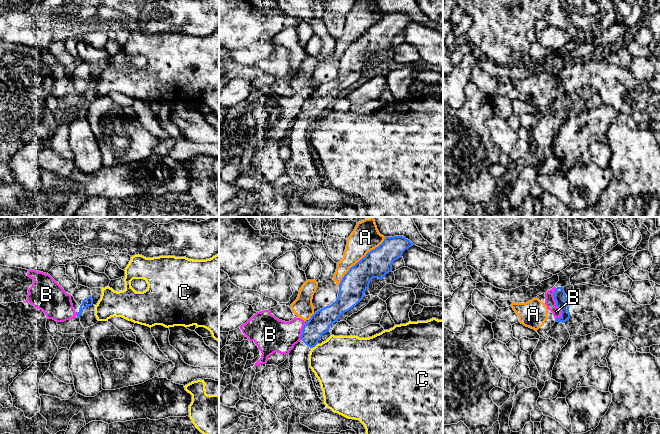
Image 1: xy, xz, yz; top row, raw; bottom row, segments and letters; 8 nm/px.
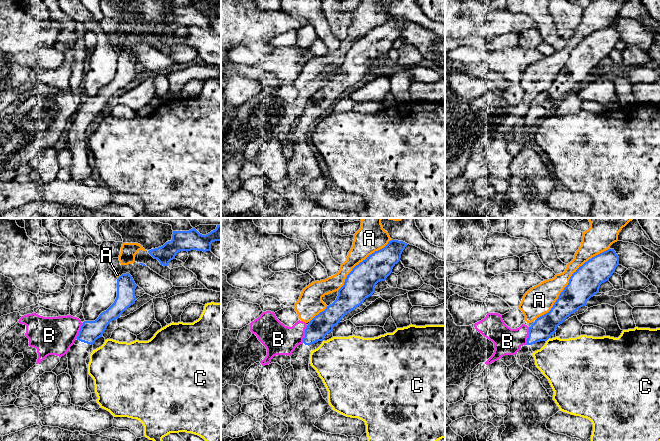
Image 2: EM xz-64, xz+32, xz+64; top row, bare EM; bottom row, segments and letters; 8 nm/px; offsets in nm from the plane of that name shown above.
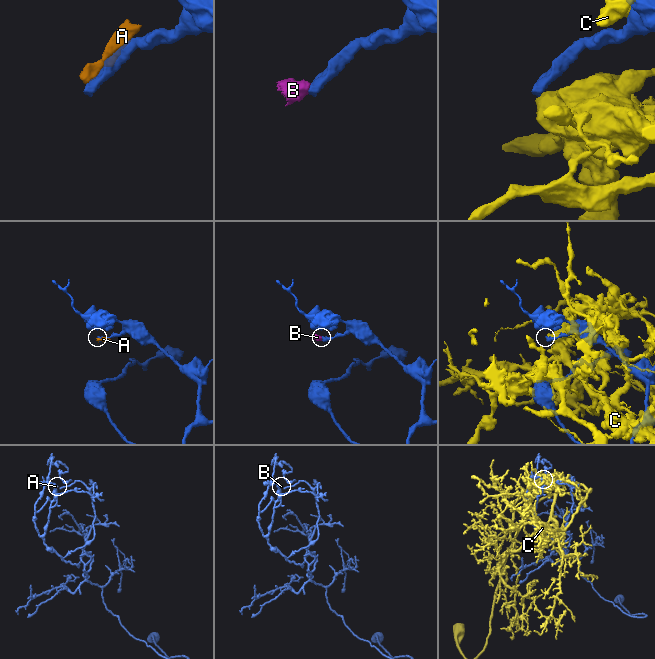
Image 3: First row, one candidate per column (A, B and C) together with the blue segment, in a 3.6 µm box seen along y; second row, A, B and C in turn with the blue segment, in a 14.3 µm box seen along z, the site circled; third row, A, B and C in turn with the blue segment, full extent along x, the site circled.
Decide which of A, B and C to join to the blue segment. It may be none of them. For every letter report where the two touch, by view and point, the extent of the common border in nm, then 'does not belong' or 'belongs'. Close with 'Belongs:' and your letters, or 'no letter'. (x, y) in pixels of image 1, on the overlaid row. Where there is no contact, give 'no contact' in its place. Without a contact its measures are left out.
A: meets blue in xz at (360, 260); contact 550 nm long; does not belong
B: meets blue in yz at (556, 303); contact 240 nm long; does not belong
C: meets blue in xz at (314, 346); contact 60 nm long; does not belong
Belongs: no letter

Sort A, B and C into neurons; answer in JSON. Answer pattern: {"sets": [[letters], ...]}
{"sets": [["A", "B"], ["C"]]}

